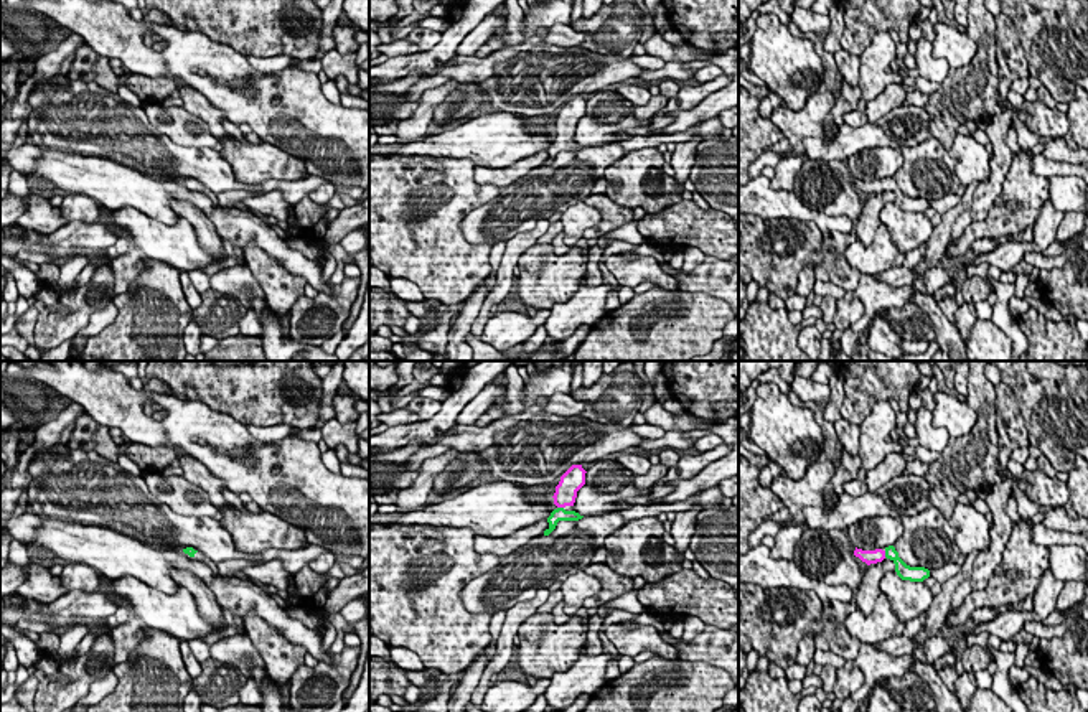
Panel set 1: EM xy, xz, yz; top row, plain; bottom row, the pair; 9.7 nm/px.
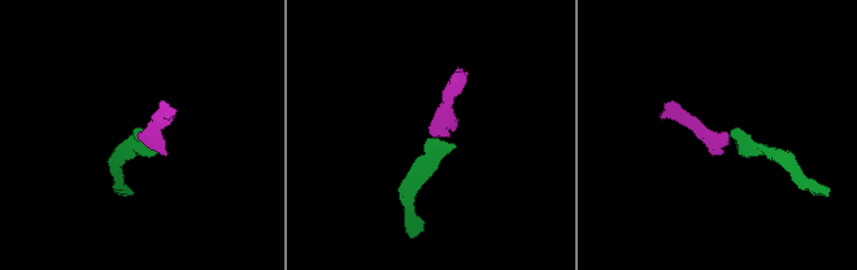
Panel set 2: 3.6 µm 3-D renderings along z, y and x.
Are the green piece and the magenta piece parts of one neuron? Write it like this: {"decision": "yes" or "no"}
{"decision": "yes"}

